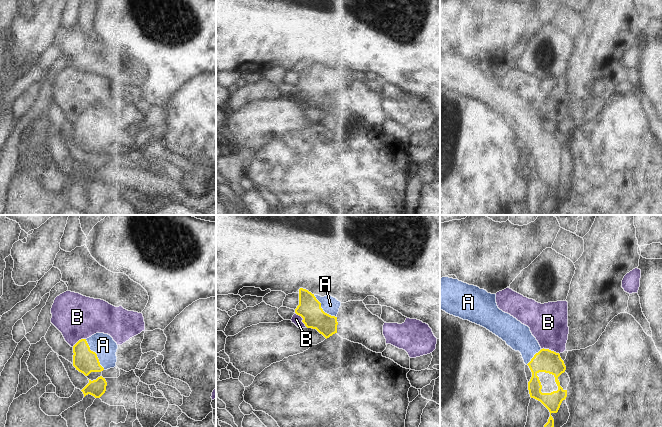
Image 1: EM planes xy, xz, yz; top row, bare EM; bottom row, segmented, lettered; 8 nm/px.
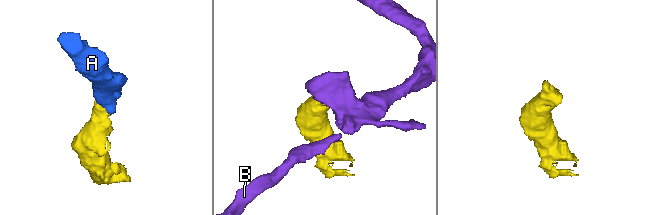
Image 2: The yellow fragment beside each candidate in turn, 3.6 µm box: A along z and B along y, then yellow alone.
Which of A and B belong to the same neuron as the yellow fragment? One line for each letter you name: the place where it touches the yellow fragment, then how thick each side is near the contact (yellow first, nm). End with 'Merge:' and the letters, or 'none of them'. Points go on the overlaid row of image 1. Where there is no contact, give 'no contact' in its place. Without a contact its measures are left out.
A: meets yellow in xy at (96, 354); 190 nm thick on the yellow side, 180 nm on the other
Merge: A

